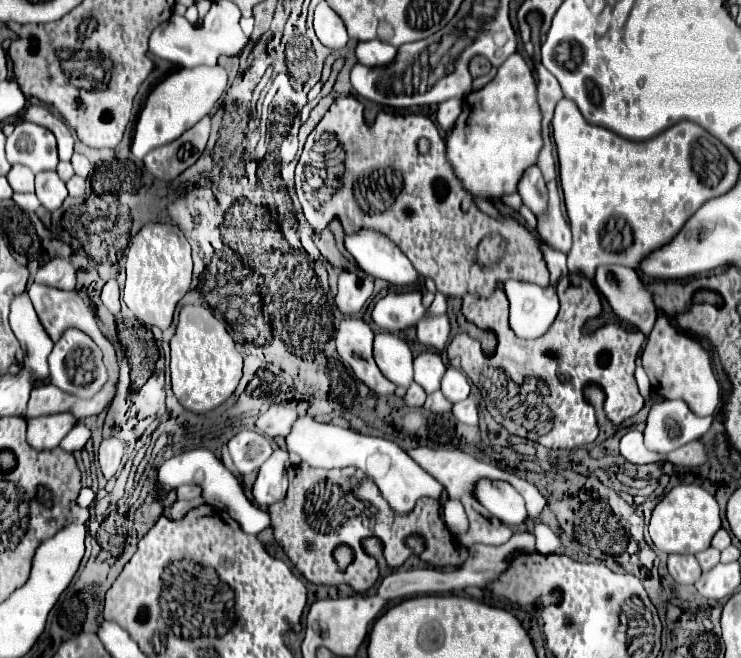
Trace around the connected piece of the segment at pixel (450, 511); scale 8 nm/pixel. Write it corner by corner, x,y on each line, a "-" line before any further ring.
447,500
447,510
443,510
445,522
451,530
457,532
457,524
467,524
467,516
465,516
465,508
459,500

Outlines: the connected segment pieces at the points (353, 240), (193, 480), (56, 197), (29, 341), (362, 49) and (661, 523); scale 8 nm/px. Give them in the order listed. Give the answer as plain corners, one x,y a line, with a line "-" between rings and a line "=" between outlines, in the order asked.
361,228
355,234
345,234
345,248
373,278
387,280
395,286
407,286
419,278
401,248
377,230
=
207,448
201,450
189,450
189,452
181,452
173,458
169,458
167,462
163,462
157,470
157,487
163,486
165,490
175,490
181,484
197,484
203,488
203,498
207,500
207,504
213,504
213,508
221,508
223,512
227,512
240,528
249,534
259,534
261,530
265,530
271,521
270,517
264,510
261,510
255,504
251,504
245,496
245,492
241,490
241,486
237,484
235,476
223,466
223,462
=
39,172
35,176
35,194
41,206
49,212
61,208
63,200
67,198
65,182
57,176
57,172
=
27,292
17,294
13,298
9,324
21,348
25,350
25,366
29,366
35,372
37,382
45,382
49,378
47,356
53,348
53,340
47,336
43,324
39,324
39,318
=
381,40
371,42
359,42
355,48
357,62
363,66
383,66
389,64
397,54
397,48
391,44
385,44
=
679,484
655,506
651,522
649,522
649,536
661,552
697,554
709,548
711,538
715,536
719,528
721,528
721,518
719,518
717,500
701,486

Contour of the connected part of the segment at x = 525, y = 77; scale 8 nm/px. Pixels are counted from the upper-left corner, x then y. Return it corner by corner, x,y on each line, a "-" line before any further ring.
515,52
499,66
497,76
485,88
465,98
455,130
447,136
447,160
461,178
463,188
473,196
499,198
501,194
515,192
521,174
537,164
541,146
541,112
533,70

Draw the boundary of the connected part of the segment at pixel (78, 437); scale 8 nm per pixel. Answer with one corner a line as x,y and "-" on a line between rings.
73,432
73,434
67,434
67,436
65,436
63,440
61,440
59,448
67,450
67,452
75,452
75,450
83,450
89,438
91,438
91,432
77,432
77,434

